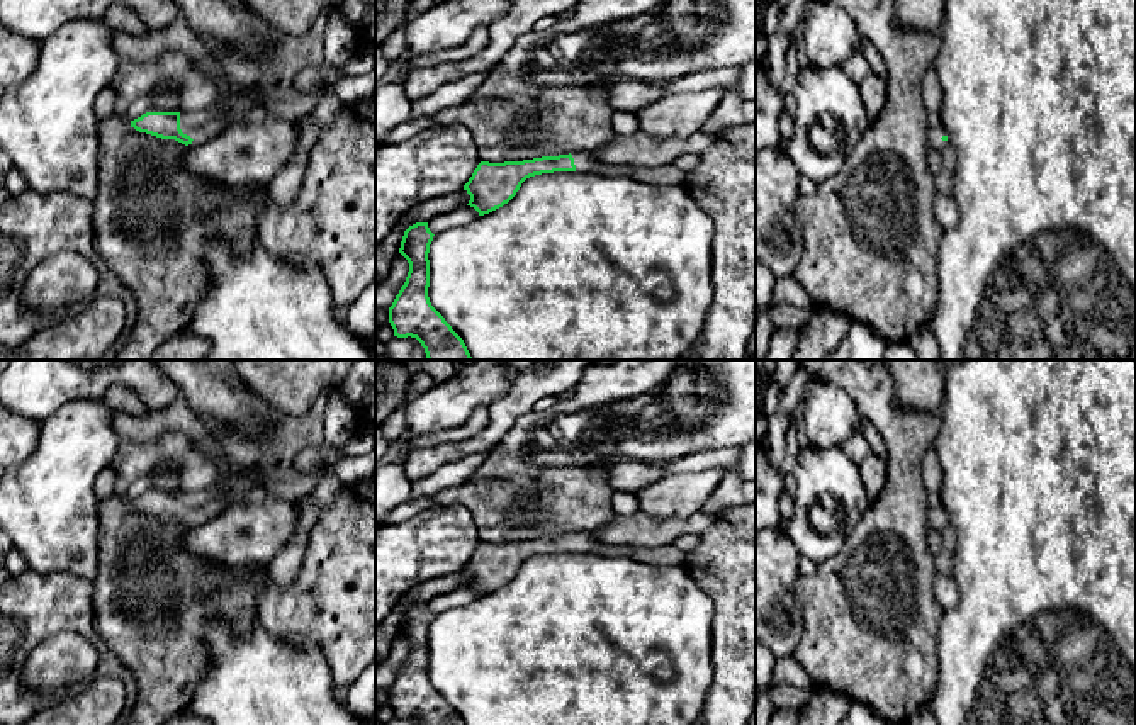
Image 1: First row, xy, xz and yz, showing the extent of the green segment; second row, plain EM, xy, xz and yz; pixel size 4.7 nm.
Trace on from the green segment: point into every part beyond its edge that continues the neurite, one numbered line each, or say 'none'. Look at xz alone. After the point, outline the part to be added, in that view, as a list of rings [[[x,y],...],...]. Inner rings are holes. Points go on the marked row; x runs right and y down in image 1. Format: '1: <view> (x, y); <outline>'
1: xz (584, 162); [[[574,151],[571,155],[574,158],[576,171],[605,175],[605,177],[618,175],[618,168],[605,165],[603,161],[596,160],[591,153]]]

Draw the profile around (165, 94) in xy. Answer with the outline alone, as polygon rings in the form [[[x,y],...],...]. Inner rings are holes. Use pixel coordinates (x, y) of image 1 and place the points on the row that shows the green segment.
[[[168,78],[158,81],[148,97],[161,112],[178,112],[182,107],[180,95],[180,80]]]

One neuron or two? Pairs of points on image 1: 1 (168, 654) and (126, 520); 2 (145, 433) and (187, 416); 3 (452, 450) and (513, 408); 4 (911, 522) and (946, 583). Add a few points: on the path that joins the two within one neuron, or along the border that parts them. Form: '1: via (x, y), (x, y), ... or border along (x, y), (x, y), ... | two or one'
1: via (153, 620), (146, 608), (146, 574), (138, 554) | one
2: via (155, 423), (177, 418) | one
3: via (467, 447), (478, 443), (498, 423) | one
4: border along (936, 574), (934, 598), (944, 608) | two

